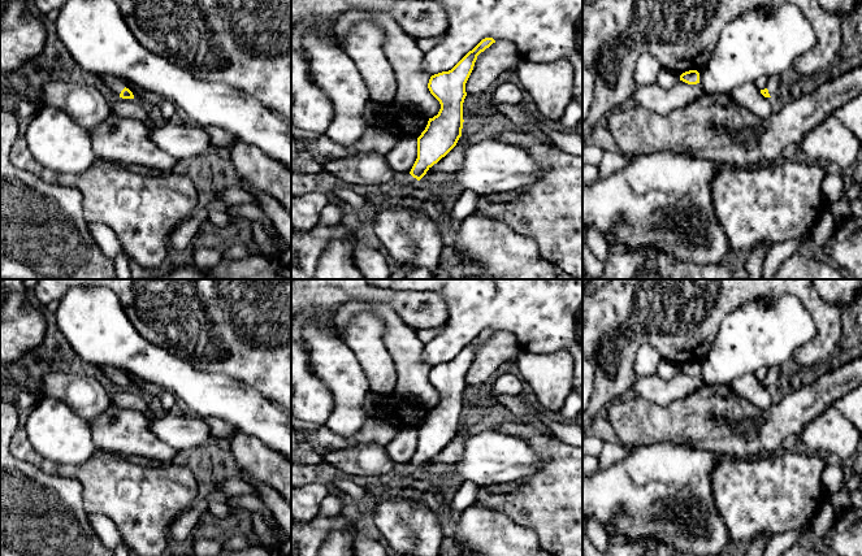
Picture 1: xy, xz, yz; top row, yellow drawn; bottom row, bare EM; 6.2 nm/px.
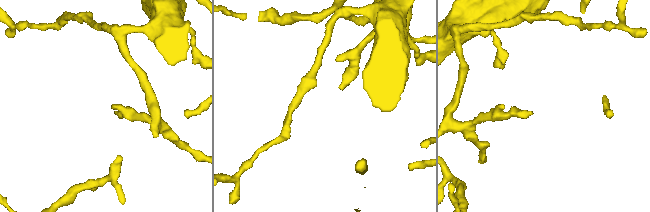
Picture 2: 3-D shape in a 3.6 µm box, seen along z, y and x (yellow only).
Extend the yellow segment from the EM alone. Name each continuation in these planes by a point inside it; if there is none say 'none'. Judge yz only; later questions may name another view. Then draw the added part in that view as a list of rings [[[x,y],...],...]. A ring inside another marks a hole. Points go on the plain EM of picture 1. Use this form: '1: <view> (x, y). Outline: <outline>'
1: yz (774, 374). Outline: [[[775,366],[767,369],[767,381],[772,390],[776,390],[779,379],[783,374],[784,366]]]

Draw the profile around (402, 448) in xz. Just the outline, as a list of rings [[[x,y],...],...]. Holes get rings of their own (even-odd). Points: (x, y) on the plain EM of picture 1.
[[[400,429],[395,438],[385,446],[385,449],[397,465],[410,465],[417,449],[417,429]]]

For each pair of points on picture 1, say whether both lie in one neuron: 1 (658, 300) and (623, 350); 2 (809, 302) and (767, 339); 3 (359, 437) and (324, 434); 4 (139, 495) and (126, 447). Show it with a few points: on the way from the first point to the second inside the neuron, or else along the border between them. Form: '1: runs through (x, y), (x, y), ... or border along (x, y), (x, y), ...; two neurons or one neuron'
1: runs through (646, 312), (623, 338); one neuron
2: border along (774, 300), (795, 296), (809, 313), (815, 334); two neurons
3: runs through (350, 441), (333, 441); one neuron
4: border along (98, 447), (126, 457); two neurons

